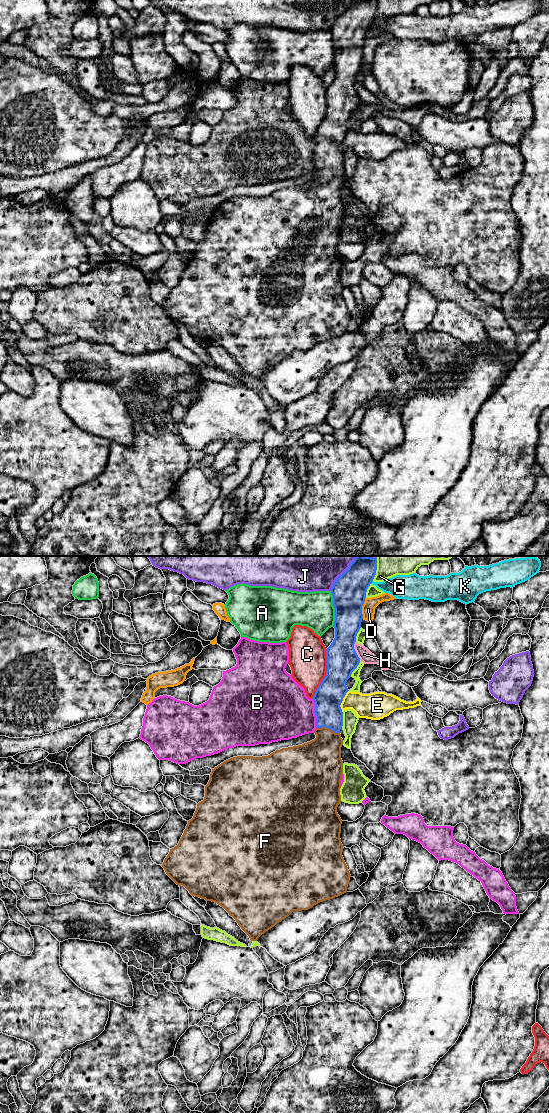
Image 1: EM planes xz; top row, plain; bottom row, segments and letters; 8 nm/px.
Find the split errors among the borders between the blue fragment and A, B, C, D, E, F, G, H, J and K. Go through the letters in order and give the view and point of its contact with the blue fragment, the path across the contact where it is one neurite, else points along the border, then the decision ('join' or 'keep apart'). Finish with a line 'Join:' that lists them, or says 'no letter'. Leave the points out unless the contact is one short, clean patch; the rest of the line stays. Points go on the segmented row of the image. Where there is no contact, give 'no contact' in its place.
A: xz (335, 609) | keep apart
B: xz (314, 712) | along xz (312, 699), (315, 705), (316, 727) | keep apart
C: xz (326, 674) | keep apart
D: xz (361, 608) | along xz (365, 597), (362, 606), (362, 618) | keep apart
E: xz (342, 700) | along xz (348, 690), (340, 705), (342, 712) | keep apart
F: xz (328, 728) | across xz (328, 697), (328, 728), (328, 743), (320, 758) | join
G: xz (356, 667) | keep apart
H: xz (354, 650) | along xz (355, 641), (355, 652), (360, 659) | keep apart
J: xz (343, 573) | keep apart
K: xz (371, 582) | keep apart
Join: F

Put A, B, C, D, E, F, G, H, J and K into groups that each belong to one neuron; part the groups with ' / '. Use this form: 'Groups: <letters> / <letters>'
Groups: A / B / C / D / E / F / G / H / J / K

